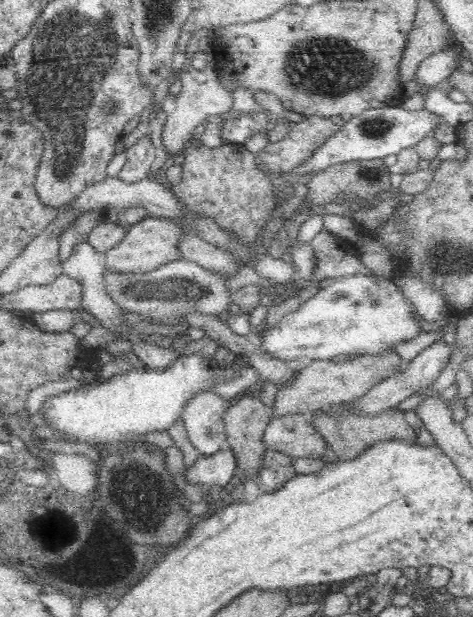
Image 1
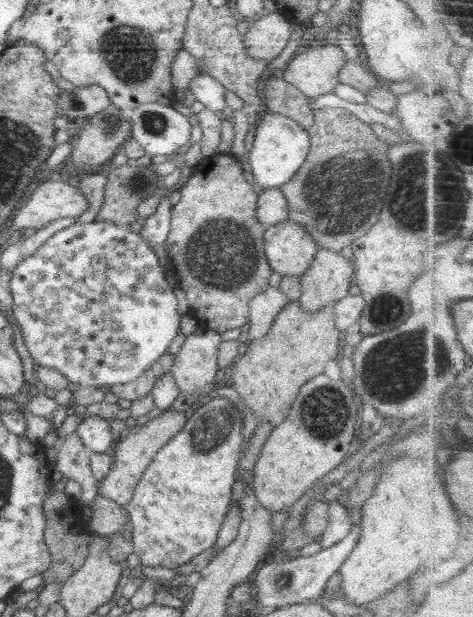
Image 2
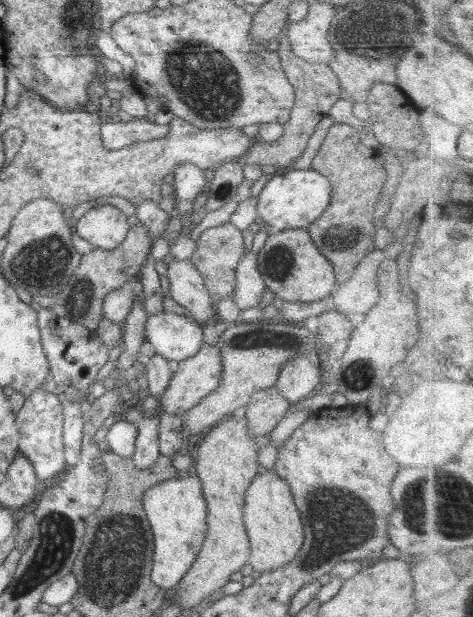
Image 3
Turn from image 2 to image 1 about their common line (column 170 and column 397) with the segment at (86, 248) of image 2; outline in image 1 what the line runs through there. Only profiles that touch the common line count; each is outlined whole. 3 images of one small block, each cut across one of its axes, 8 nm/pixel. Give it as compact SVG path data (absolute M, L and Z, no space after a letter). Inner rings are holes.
M358 274L350 277L342 277L323 284L322 289L302 303L296 312L286 314L276 326L270 328L262 336L261 348L270 356L282 360L296 360L299 358L311 359L335 359L341 354L348 354L351 358L360 355L379 355L393 350L394 344L404 340L410 340L420 334L420 326L414 314L414 306L410 300L398 290L396 284L392 284L388 278L378 276L363 276Z

